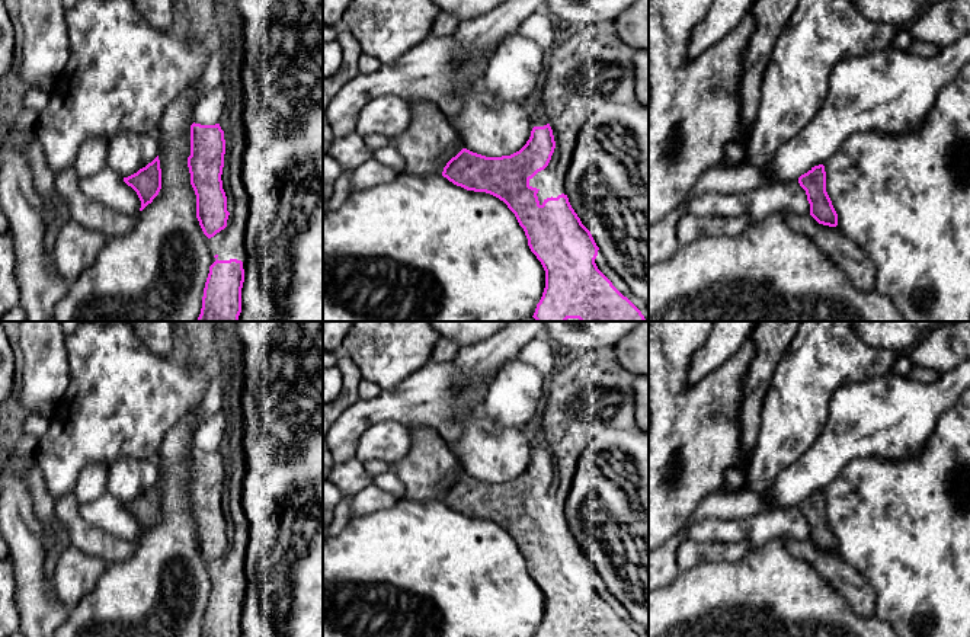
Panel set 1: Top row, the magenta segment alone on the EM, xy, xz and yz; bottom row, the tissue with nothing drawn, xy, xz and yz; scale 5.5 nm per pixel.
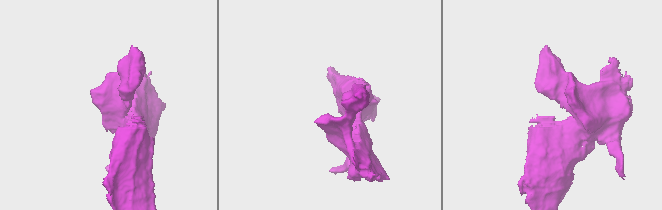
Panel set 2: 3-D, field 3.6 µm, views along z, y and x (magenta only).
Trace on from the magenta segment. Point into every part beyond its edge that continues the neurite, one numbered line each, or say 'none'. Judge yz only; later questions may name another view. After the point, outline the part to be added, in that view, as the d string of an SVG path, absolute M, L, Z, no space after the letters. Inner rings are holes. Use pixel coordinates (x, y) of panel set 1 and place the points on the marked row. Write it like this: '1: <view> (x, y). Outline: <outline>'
none

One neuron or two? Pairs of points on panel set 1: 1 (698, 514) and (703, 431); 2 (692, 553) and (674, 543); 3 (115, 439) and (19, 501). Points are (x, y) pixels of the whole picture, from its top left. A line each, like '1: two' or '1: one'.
1: two
2: two
3: two

